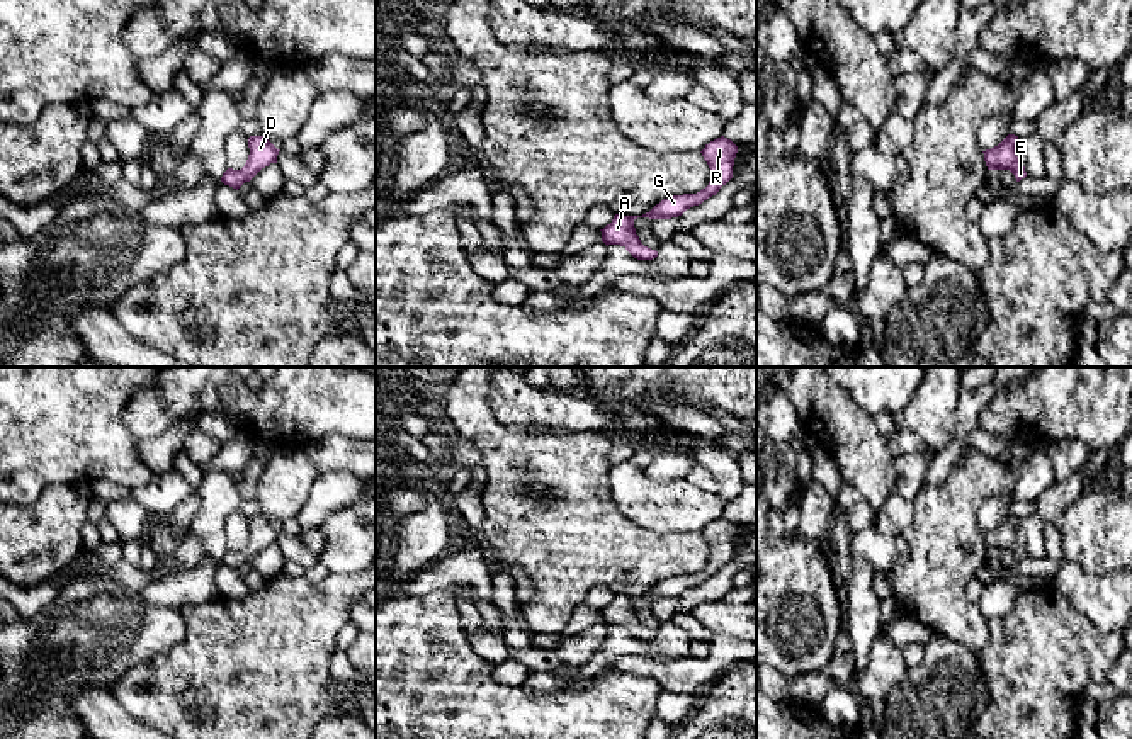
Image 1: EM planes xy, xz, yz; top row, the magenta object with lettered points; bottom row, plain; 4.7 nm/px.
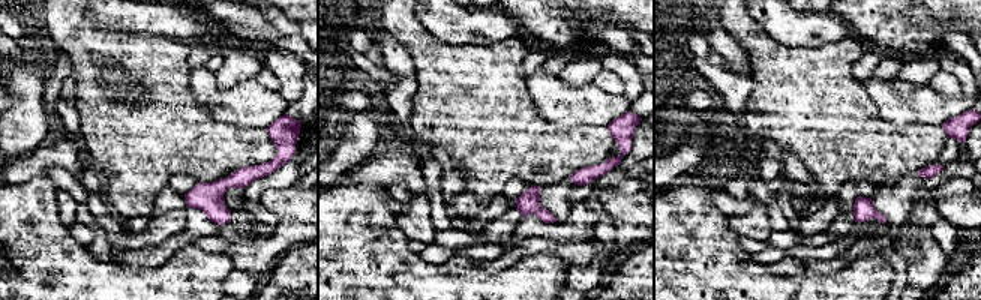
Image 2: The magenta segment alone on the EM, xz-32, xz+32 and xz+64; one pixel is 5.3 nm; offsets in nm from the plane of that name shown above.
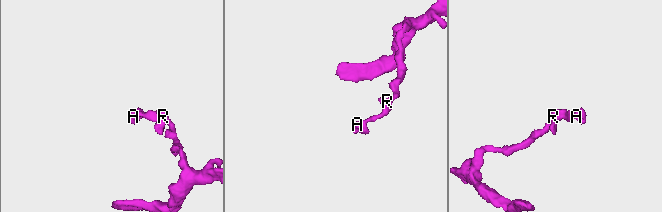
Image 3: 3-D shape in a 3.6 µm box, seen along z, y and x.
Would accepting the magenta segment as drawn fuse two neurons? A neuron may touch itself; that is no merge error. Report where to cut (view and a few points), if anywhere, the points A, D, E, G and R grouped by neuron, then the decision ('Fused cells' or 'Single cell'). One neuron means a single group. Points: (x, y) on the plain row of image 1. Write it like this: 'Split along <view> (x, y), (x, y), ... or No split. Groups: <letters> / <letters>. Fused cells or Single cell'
No split. Groups: A D E G R. Single cell

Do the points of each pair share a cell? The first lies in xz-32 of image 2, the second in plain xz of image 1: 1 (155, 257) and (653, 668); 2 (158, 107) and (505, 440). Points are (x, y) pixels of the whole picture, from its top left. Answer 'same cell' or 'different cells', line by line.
1: different cells
2: same cell

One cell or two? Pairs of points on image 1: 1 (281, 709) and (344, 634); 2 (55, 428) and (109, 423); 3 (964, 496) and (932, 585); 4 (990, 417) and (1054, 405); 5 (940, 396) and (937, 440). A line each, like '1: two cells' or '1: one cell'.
1: two cells
2: one cell
3: one cell
4: two cells
5: one cell

